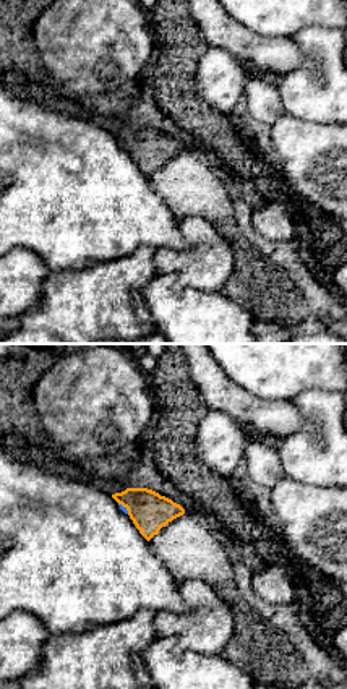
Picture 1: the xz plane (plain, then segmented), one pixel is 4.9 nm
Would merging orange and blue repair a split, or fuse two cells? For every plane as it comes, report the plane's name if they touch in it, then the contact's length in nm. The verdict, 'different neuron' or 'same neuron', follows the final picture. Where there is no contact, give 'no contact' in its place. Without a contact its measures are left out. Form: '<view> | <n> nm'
xz | 80 nm

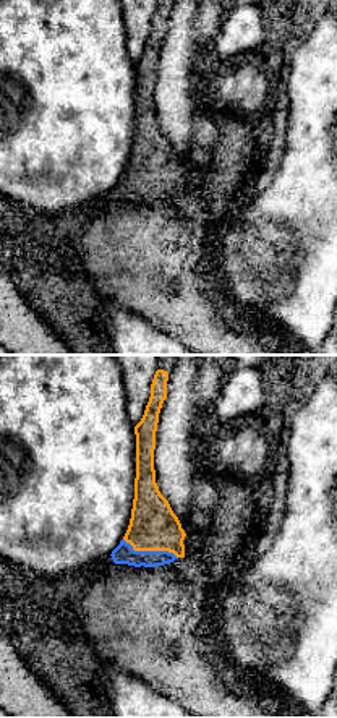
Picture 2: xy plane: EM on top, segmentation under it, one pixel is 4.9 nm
xy | 280 nm

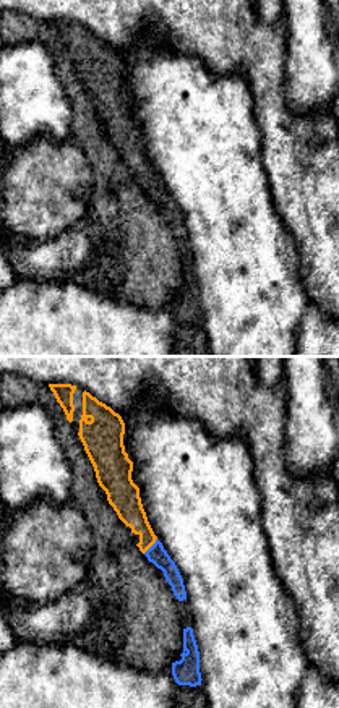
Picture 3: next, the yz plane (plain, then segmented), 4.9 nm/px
yz | 100 nm

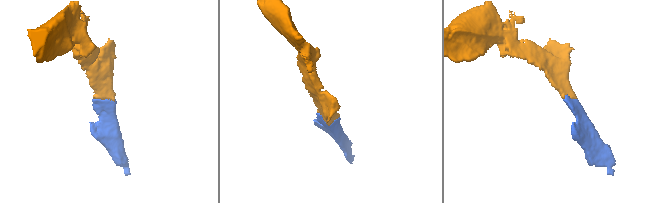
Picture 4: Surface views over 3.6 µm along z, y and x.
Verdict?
same neuron

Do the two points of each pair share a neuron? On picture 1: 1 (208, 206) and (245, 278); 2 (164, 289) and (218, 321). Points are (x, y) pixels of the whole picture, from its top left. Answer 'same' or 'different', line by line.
1: same
2: same

